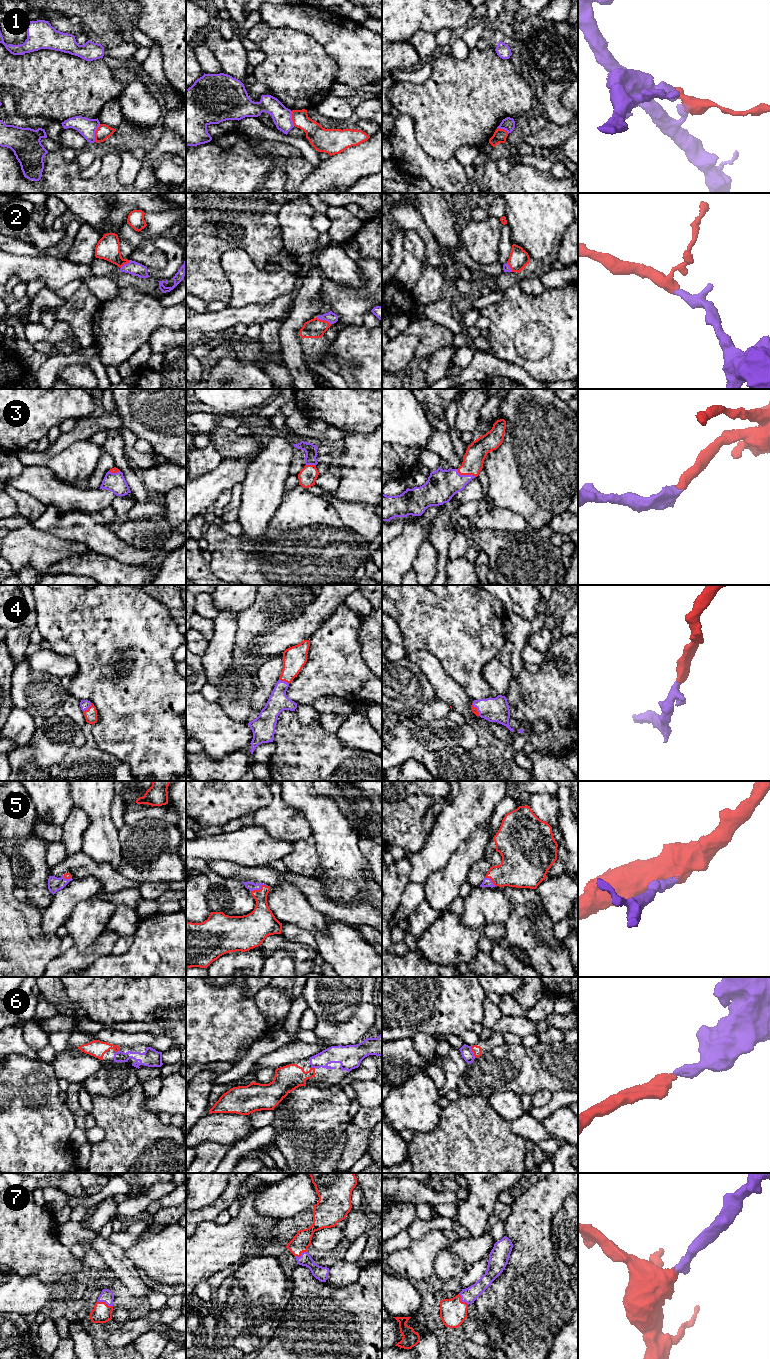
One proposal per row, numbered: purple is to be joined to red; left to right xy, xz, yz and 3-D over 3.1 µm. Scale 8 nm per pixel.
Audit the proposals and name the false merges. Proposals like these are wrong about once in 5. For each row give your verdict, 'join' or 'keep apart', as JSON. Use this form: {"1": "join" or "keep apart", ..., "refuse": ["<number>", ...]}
{"1": "keep apart", "2": "join", "3": "join", "4": "join", "5": "join", "6": "join", "7": "join", "refuse": ["1"]}

